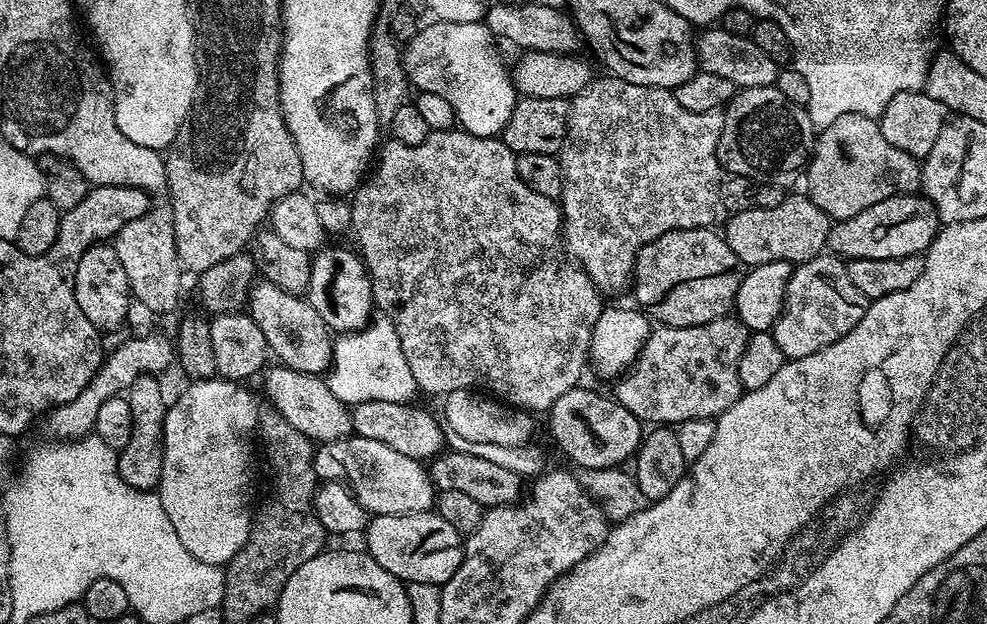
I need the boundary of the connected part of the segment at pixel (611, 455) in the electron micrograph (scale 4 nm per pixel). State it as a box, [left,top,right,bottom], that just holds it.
[547,386,642,469]

